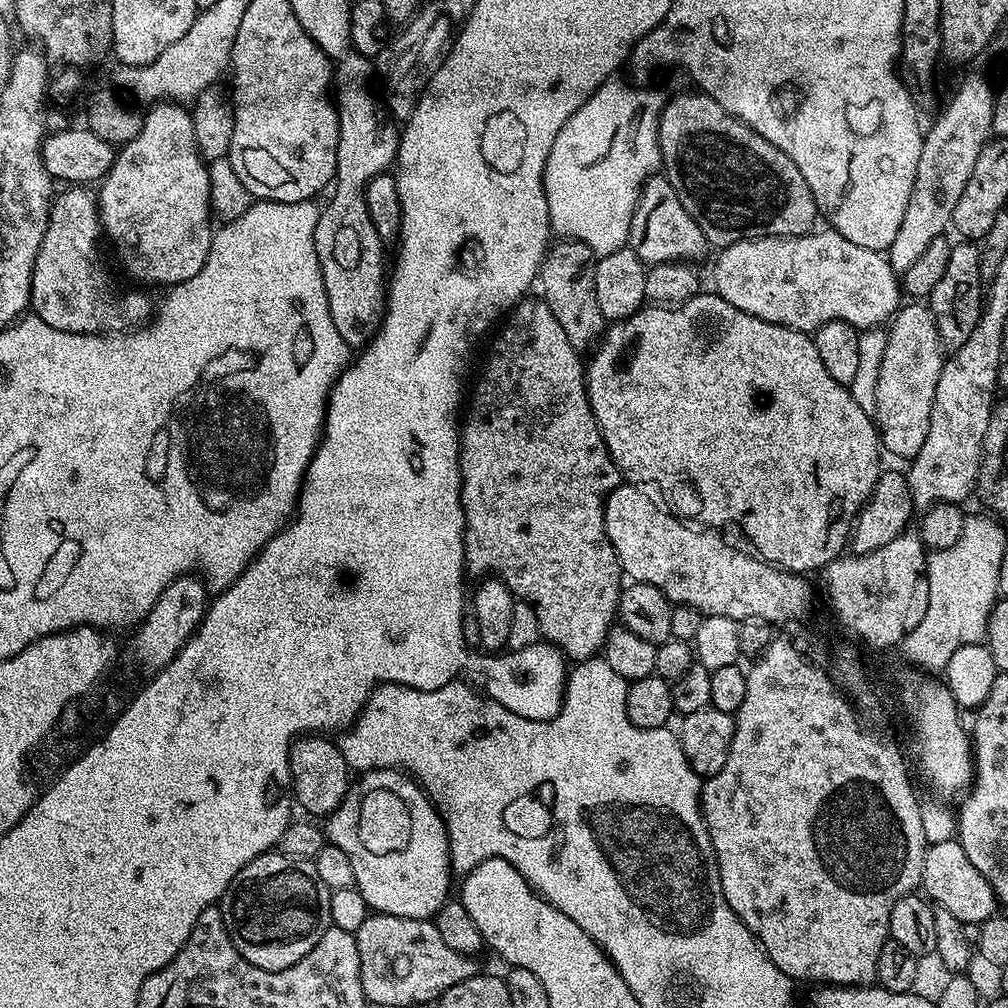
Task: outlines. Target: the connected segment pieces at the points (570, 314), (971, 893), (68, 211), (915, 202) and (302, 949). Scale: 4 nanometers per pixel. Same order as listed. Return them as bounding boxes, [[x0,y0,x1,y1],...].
[[538,238,606,350],[922,839,998,924],[31,186,154,334],[886,74,996,274],[218,850,332,972]]

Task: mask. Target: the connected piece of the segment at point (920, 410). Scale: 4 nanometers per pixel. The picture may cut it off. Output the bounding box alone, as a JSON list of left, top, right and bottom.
[874,303,946,458]

